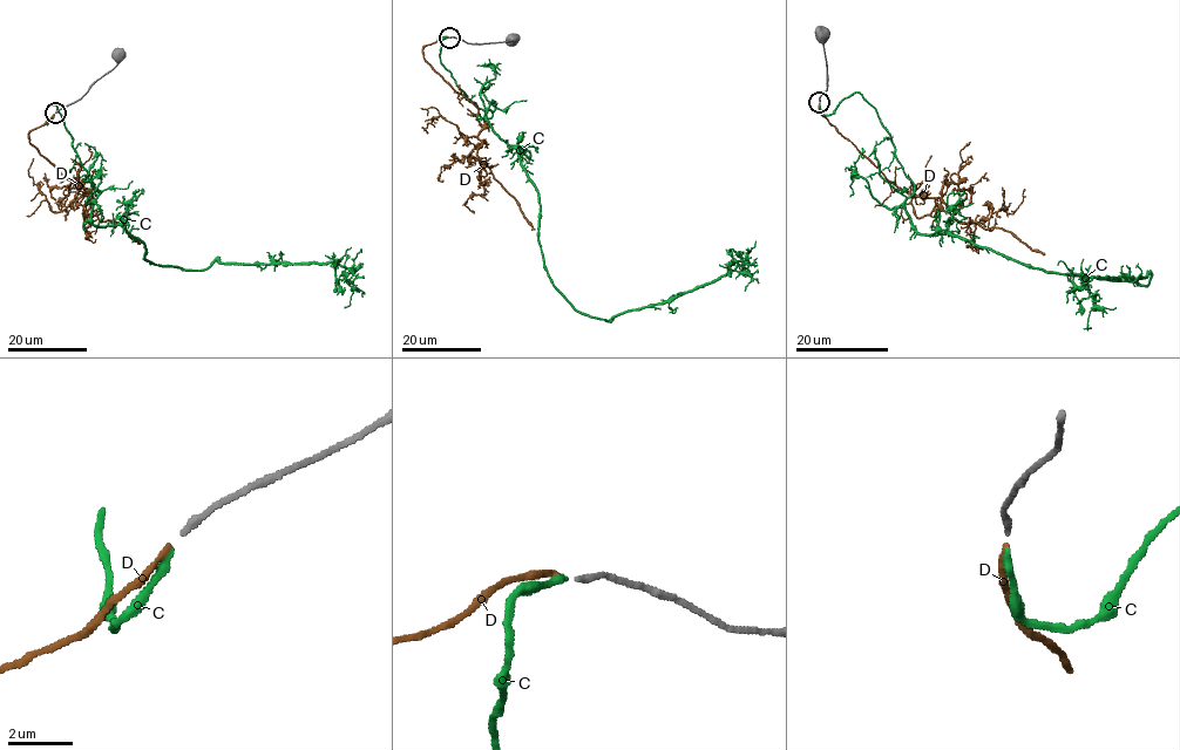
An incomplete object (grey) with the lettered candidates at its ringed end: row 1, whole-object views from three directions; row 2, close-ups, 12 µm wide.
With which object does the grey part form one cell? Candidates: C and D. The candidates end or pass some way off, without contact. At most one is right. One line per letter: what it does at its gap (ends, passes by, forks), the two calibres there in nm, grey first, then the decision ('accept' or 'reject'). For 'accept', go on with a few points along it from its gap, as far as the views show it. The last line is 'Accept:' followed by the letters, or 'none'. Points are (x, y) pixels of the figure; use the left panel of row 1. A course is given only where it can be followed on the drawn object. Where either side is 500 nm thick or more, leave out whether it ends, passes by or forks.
C: it ends; calibres 200 and 220 nm; reject
D: it ends; calibres 200 and 170 nm; accept; course (54, 114), (33, 128), (29, 142), (90, 195), (83, 195), (86, 216), (120, 223), (137, 243)
Accept: D

